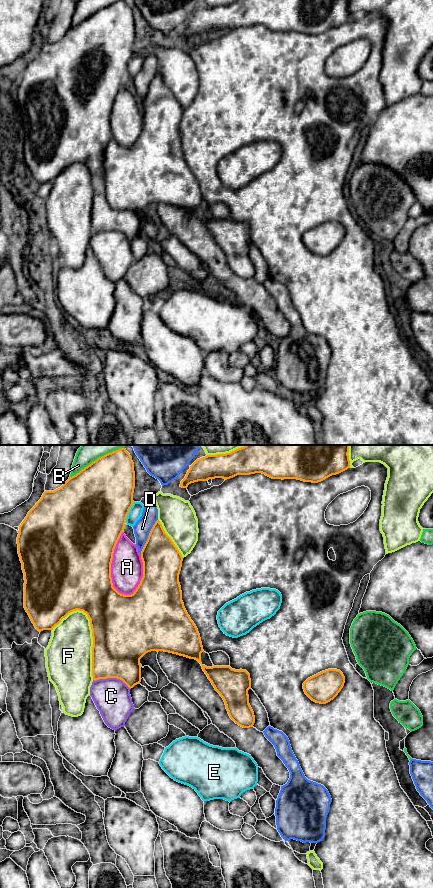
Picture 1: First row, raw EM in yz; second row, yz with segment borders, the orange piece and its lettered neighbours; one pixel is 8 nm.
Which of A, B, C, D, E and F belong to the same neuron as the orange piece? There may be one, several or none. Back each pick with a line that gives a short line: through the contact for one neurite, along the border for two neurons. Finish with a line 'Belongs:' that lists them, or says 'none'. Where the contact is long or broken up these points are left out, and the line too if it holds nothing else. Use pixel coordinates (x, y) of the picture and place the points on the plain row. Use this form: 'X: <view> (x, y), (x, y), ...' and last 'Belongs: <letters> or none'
Belongs: none

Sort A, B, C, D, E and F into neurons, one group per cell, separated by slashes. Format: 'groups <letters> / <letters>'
groups A / B / C / D / E / F

